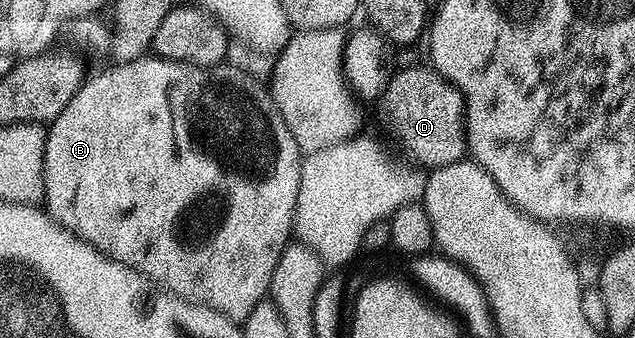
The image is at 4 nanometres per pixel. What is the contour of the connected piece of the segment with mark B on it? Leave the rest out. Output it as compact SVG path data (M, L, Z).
M159 57L108 65L105 71L100 71L97 75L89 74L70 103L47 128L42 200L47 214L71 235L97 247L103 255L125 263L145 280L153 279L167 294L214 309L233 321L243 321L250 317L254 305L265 302L274 277L274 265L278 265L278 257L282 257L285 247L293 238L302 162L301 151L295 144L282 113L279 112L269 88L262 84L264 83L259 78L248 75L233 65L195 67L189 63L175 63Z

